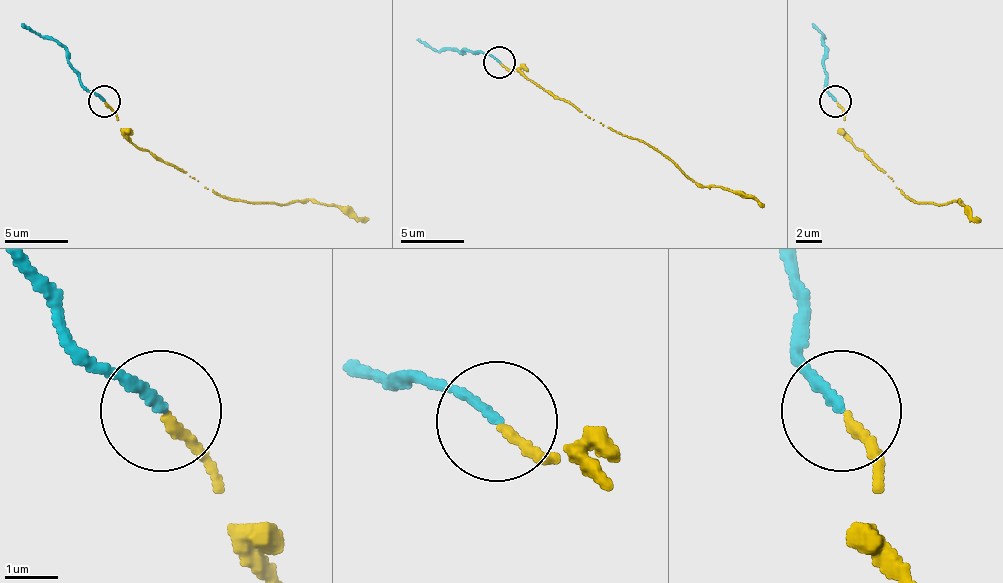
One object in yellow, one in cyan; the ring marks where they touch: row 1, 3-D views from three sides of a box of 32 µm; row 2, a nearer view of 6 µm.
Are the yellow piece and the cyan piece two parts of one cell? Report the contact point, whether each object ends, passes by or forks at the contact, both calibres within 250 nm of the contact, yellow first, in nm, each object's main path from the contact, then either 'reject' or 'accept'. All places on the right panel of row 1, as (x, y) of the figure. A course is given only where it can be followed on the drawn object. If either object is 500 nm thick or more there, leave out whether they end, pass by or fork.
at (835, 101); yellow ends there; cyan ends there; 180 nm thick on the yellow side, 170 nm on the other; yellow runs (838, 102), (844, 134), (882, 169), (895, 188), (911, 201), (959, 201), (981, 220); cyan runs (835, 102), (825, 79), (822, 35), (812, 22); accept

